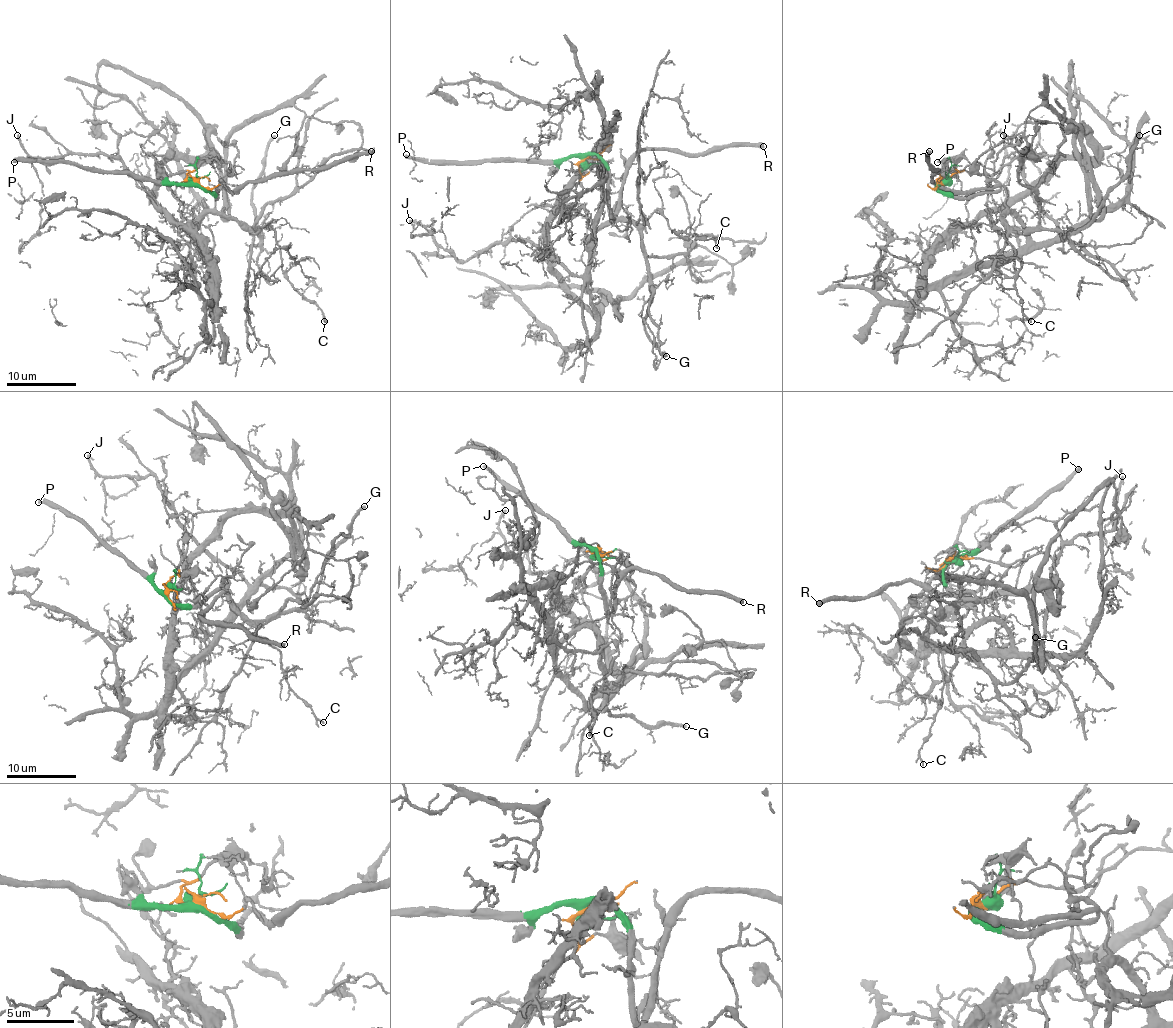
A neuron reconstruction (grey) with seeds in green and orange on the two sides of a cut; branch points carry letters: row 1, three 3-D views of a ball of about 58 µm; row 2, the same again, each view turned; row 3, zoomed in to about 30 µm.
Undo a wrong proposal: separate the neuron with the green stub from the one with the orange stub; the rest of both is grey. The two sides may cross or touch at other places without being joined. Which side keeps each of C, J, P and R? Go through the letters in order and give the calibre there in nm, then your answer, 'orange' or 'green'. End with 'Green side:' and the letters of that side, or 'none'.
C: 190 nm thick; orange
J: 260 nm thick; orange
P: 420 nm thick; green
R: 500 nm thick; green
Green side: P, R

